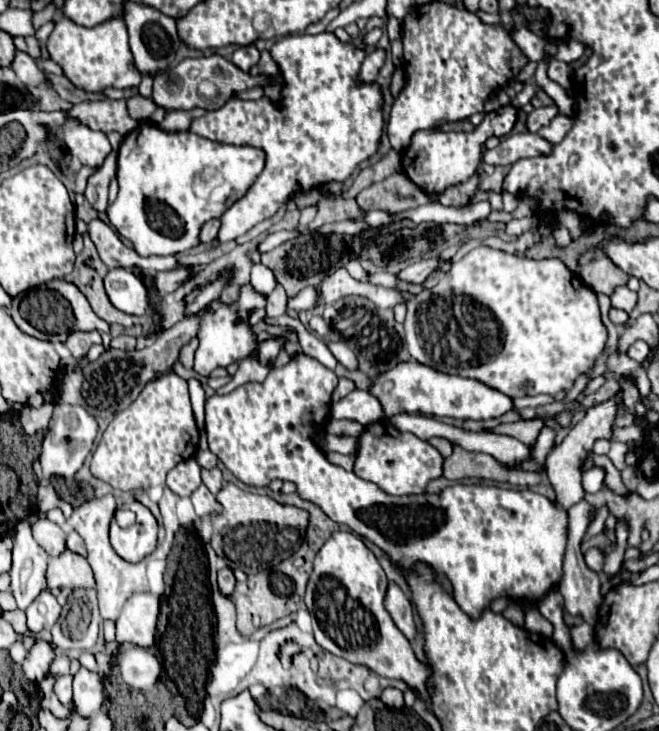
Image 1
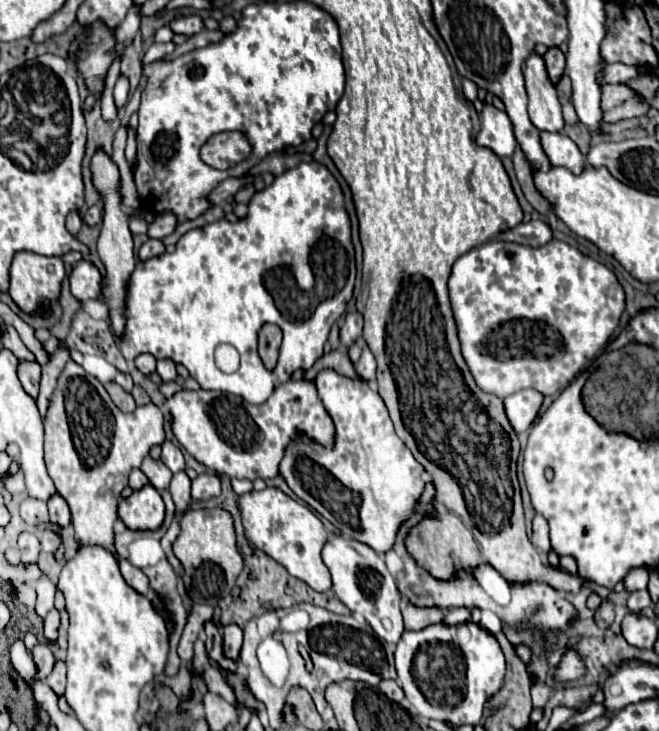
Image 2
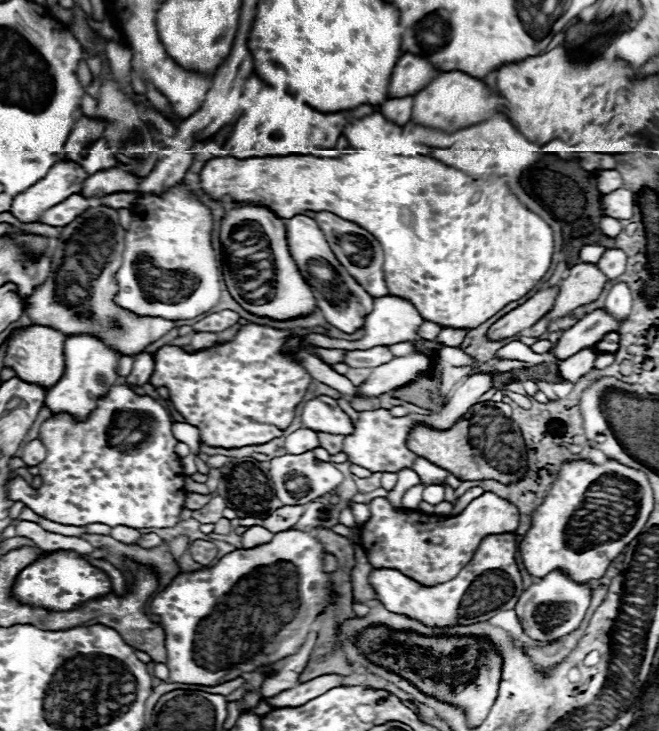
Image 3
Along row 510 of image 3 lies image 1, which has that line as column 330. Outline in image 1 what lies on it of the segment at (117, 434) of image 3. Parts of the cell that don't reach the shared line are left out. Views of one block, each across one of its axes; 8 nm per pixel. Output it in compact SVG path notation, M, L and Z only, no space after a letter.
M328 32L316 36L292 34L274 42L270 54L286 80L280 110L268 98L256 102L230 98L222 108L206 112L190 124L194 134L208 140L256 146L266 152L266 166L252 188L220 216L220 242L246 234L252 226L276 214L280 204L296 192L312 190L332 180L346 180L380 144L382 94L376 82L356 82L364 52L354 43L342 43Z

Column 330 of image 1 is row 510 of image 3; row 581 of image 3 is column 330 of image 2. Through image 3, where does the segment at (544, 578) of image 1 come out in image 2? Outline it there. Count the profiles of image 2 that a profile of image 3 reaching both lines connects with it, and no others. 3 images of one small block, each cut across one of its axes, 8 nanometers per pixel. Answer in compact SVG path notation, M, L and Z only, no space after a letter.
M290 380L280 384L272 396L260 404L248 404L242 398L214 390L182 390L168 400L172 412L172 430L178 442L206 468L230 478L268 480L280 474L282 454L296 438L310 438L326 448L334 446L334 422L318 398L312 380Z

